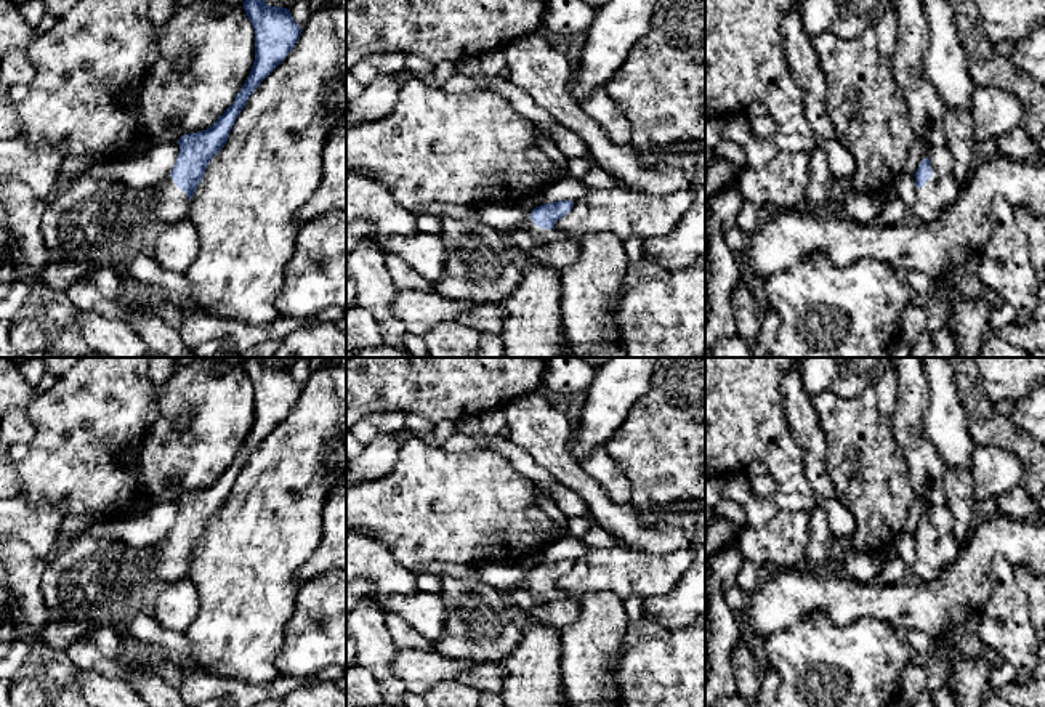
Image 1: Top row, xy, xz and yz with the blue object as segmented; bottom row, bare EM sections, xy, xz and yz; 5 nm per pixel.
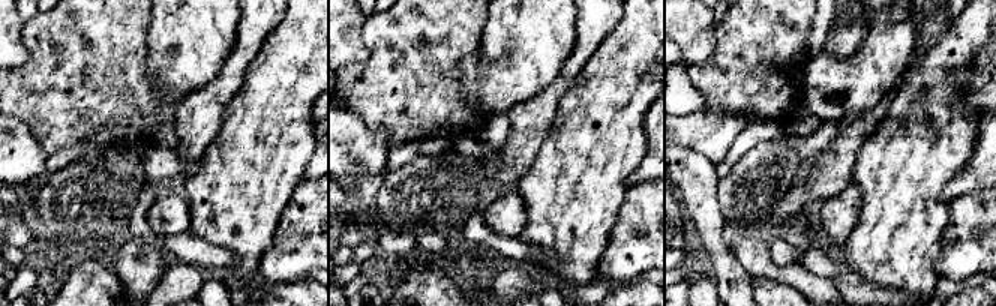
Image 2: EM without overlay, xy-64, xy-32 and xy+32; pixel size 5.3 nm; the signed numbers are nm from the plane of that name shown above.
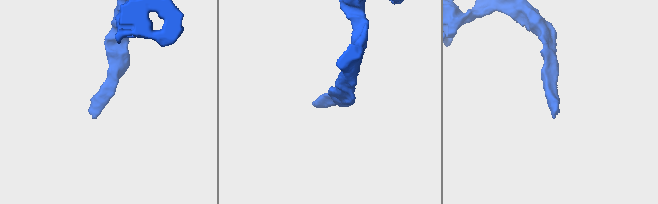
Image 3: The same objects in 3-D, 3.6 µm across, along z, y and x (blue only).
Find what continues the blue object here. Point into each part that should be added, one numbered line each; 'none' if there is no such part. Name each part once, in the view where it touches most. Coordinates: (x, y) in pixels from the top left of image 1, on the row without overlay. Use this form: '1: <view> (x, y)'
1: yz (941, 550)

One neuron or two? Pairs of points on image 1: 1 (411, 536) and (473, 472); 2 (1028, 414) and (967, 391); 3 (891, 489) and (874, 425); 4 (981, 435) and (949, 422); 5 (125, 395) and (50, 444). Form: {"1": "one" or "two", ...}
{"1": "one", "2": "two", "3": "one", "4": "two", "5": "one"}

